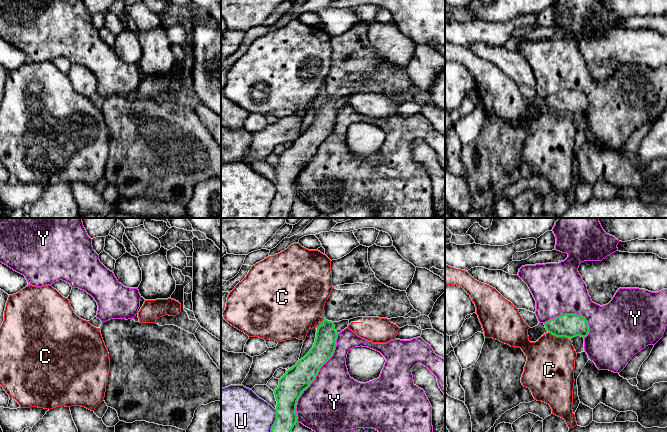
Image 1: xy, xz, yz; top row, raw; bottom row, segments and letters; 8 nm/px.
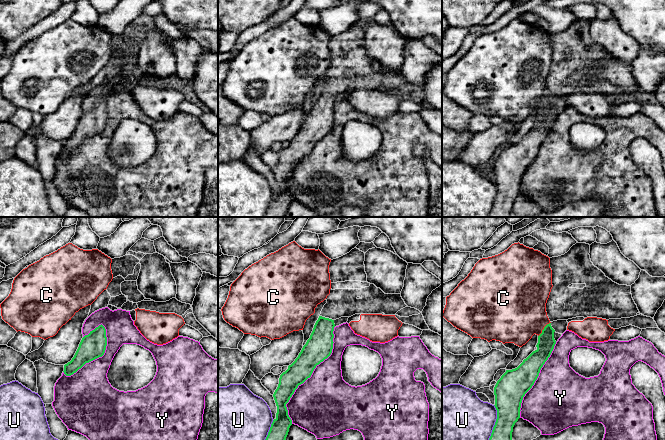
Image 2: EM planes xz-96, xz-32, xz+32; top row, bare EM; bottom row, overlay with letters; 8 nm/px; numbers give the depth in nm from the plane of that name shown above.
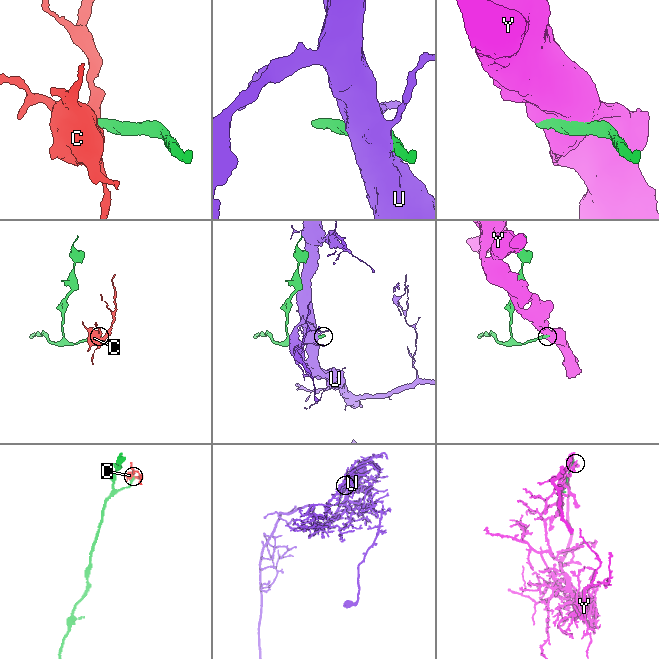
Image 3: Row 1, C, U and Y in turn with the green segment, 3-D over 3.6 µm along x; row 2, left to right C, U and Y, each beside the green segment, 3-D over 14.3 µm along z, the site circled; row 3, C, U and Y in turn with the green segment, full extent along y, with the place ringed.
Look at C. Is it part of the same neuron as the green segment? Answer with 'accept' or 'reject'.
reject

